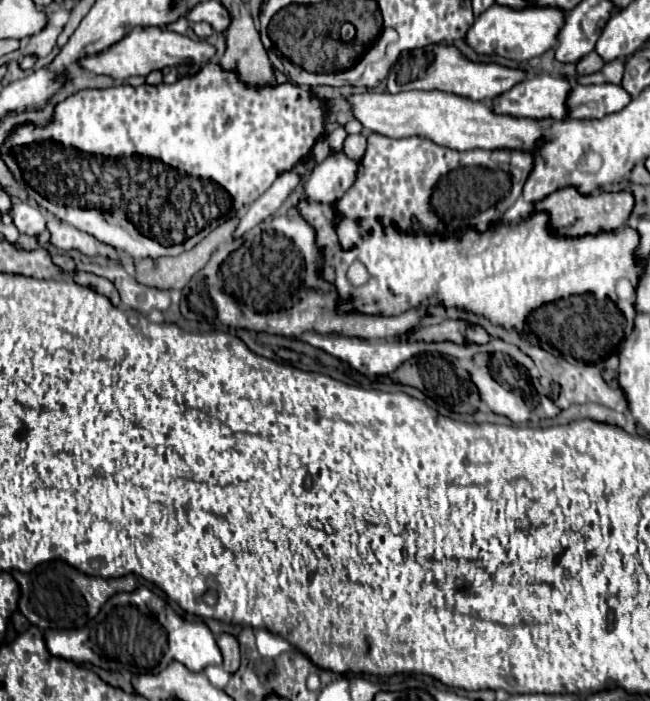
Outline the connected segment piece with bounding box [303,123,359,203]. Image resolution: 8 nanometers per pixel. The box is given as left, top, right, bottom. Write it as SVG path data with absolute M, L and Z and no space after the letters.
M338 123L327 125L335 125L327 137L331 153L325 161L321 161L319 165L313 167L309 179L303 183L303 189L305 189L305 197L309 201L335 203L357 181L359 165L357 165L357 161L341 155L341 147L347 137L344 127Z

